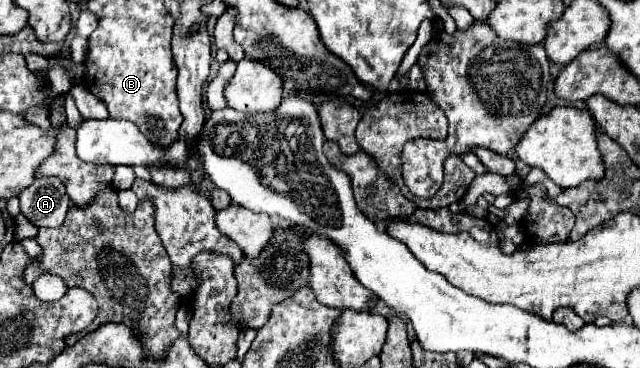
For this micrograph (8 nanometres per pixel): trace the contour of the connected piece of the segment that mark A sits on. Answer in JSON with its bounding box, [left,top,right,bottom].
[17,177,71,227]

